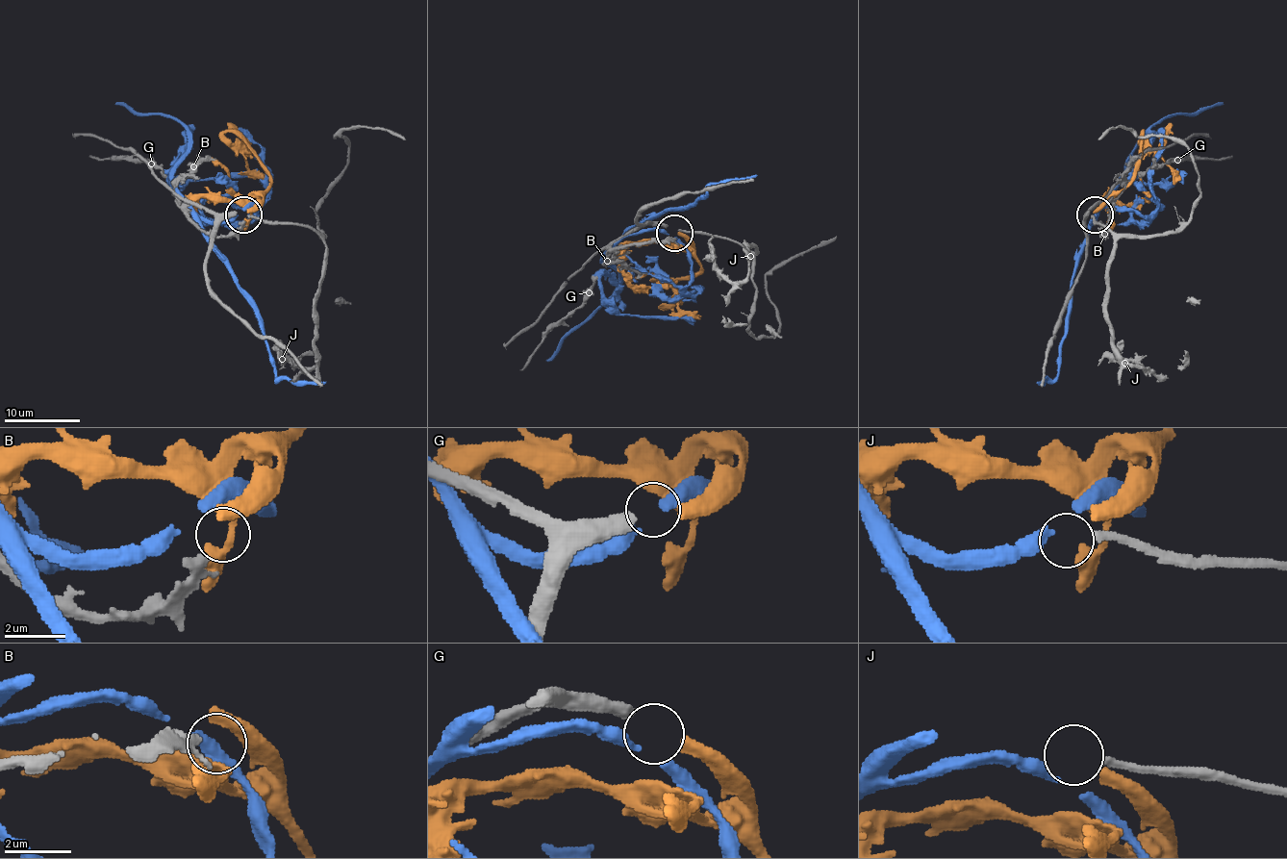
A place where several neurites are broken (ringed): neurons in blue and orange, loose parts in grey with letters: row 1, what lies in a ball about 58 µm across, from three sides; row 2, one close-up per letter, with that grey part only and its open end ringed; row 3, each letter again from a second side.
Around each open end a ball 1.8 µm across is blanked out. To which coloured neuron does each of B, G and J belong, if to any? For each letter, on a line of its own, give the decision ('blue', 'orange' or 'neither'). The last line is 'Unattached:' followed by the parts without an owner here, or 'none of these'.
B: neither
G: orange
J: neither
Unattached: B, J

